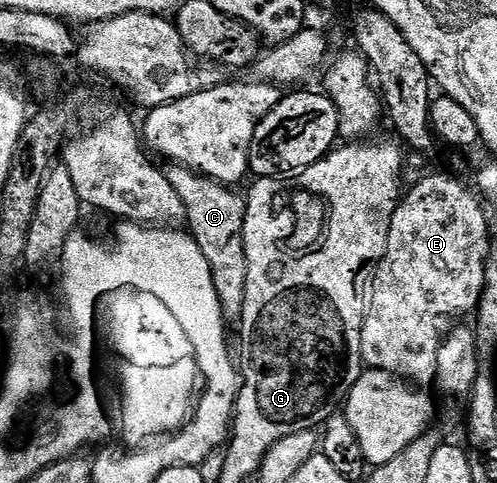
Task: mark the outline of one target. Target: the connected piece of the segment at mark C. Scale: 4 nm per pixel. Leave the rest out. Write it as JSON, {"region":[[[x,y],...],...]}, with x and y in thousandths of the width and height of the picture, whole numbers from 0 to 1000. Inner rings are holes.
{"region":[[[342,342],[330,354],[344,389],[368,418],[378,482],[400,505],[400,522],[416,538],[425,559],[433,605],[447,652],[455,660],[483,660],[489,646],[489,613],[497,588],[497,534],[489,522],[489,455],[493,453],[493,410],[467,402],[463,387],[431,369],[394,360],[372,344]]]}

